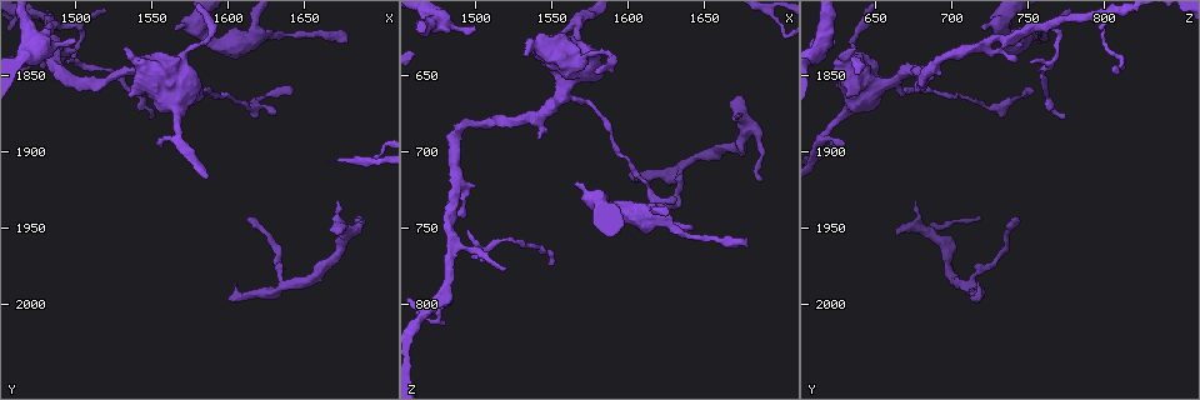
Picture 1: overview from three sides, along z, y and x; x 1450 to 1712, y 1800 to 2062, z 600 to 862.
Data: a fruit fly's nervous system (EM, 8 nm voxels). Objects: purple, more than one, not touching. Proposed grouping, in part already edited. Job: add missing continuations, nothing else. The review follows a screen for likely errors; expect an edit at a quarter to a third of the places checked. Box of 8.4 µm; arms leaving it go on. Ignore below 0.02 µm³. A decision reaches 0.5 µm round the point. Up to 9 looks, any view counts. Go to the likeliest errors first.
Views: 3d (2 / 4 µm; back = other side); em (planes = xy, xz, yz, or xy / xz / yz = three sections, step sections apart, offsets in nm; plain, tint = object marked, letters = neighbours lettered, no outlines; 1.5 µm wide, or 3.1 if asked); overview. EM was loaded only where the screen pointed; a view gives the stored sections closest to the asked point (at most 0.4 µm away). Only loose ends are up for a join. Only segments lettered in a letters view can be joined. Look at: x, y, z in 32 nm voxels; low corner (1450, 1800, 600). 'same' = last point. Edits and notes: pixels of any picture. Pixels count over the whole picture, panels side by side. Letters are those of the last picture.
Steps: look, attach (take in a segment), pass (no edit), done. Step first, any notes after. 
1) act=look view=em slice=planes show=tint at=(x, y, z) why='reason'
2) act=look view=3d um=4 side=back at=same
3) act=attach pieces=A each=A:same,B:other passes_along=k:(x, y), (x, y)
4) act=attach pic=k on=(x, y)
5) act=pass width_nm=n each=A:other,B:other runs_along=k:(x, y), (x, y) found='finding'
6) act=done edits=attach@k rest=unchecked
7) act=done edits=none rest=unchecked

act=look view=3d um=4 at=(1674, 1952, 662) why='an open end'

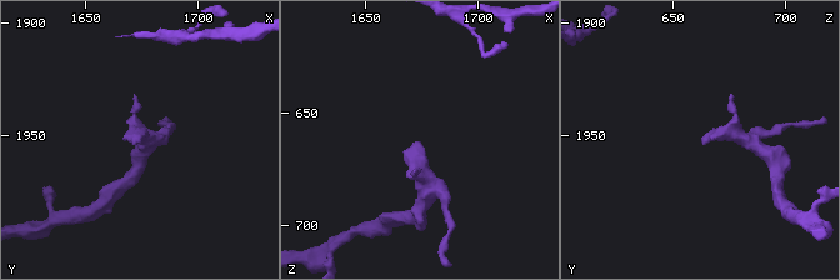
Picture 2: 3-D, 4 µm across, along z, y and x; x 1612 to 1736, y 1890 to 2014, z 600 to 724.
act=look view=em slice=xz step=4 show=tint at=(1674, 1953, 663)

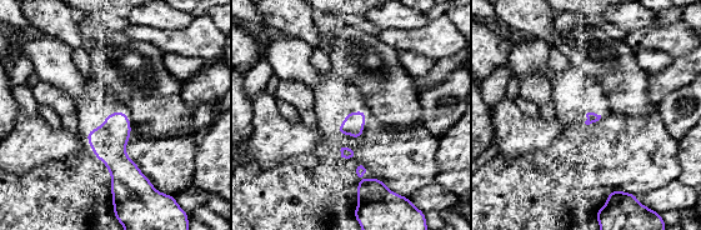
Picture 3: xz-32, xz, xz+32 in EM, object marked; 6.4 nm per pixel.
act=look view=em slice=xy step=8 show=letters at=same why='another direction'

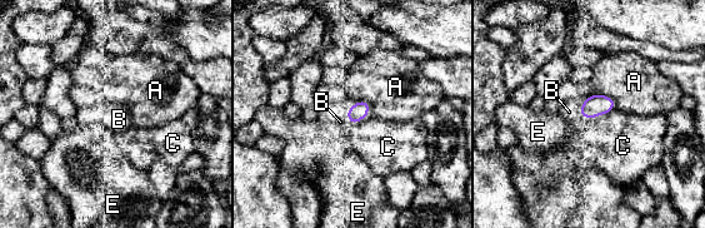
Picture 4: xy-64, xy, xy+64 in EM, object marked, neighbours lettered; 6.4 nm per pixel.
act=attach pieces=B each=A:other,B:same,C:other,E:other found='the neuron continues'

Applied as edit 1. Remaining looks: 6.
act=look view=3d um=4 at=(1678, 1826, 756)

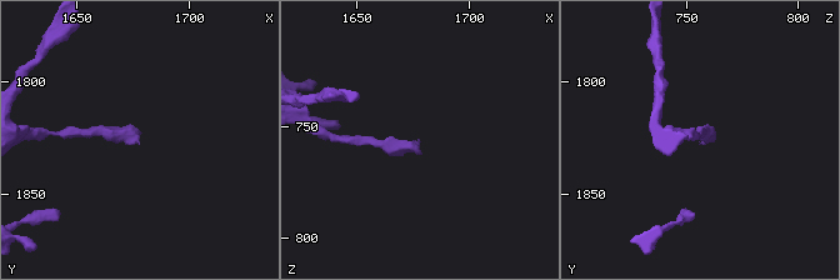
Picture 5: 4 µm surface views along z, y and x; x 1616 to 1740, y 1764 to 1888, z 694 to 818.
act=look view=em slice=planes show=letters at=(1678, 1825, 757)

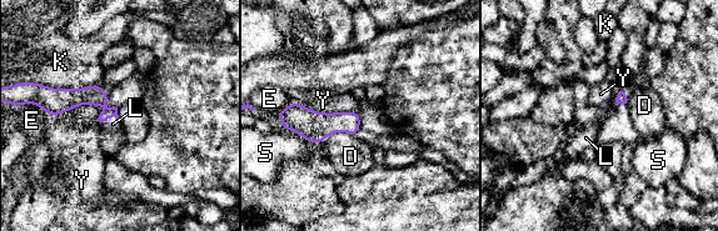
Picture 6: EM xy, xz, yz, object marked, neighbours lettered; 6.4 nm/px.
act=attach pieces=L longest_contact=K:420nm each=D:other,E:other,K:other,L:same,S:other,Y:other passes_along=6:(105, 115), (109, 119), (113, 124) found='it goes on there'

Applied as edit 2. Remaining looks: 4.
act=look view=overview

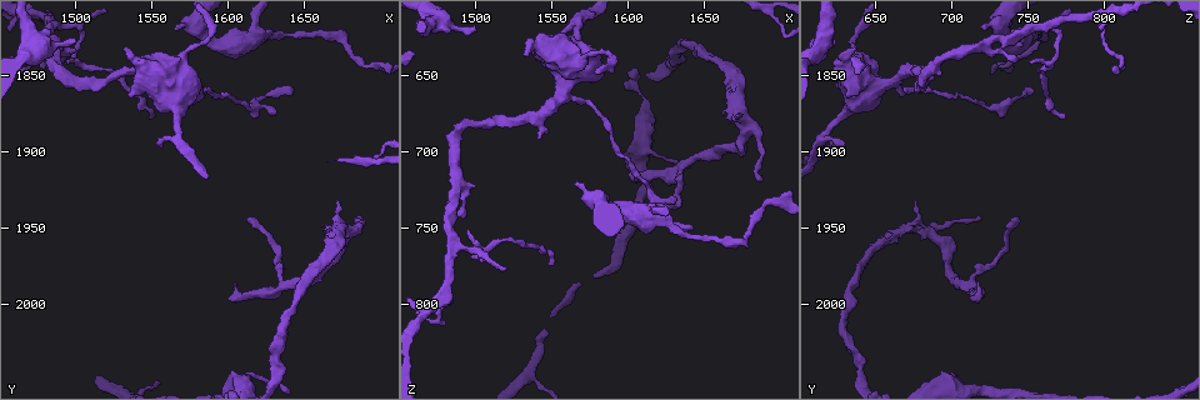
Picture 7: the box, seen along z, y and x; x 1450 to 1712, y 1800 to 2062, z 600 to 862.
act=look view=em slice=planes show=letters at=(1502, 1828, 620) why='branch stops here'

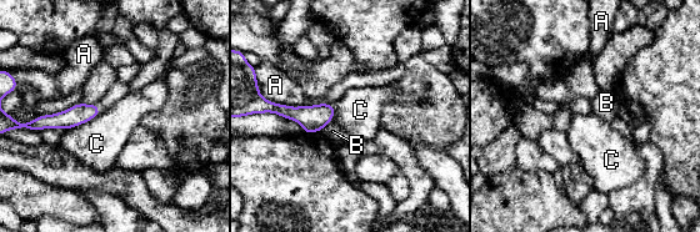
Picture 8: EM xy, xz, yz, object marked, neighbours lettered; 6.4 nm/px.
act=pass width_nm=110 each=A:other,B:other,C:other found='no lettered segment goes on from it'

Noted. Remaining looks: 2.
act=look view=em slice=planes show=letters at=(1548, 1878, 774) why='thin end'

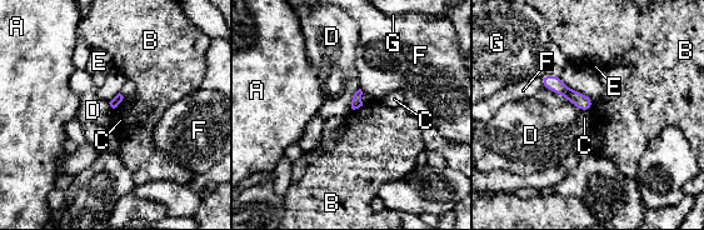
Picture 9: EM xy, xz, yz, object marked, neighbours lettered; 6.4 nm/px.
act=pass each=A:other,B:other,C:other,D:other,E:other,F:other,G:other border=9:(543, 85), (562, 94), (583, 111) found='none of them fits'

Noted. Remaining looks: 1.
act=done edits=attach@4,attach@6 rest=unchecked

